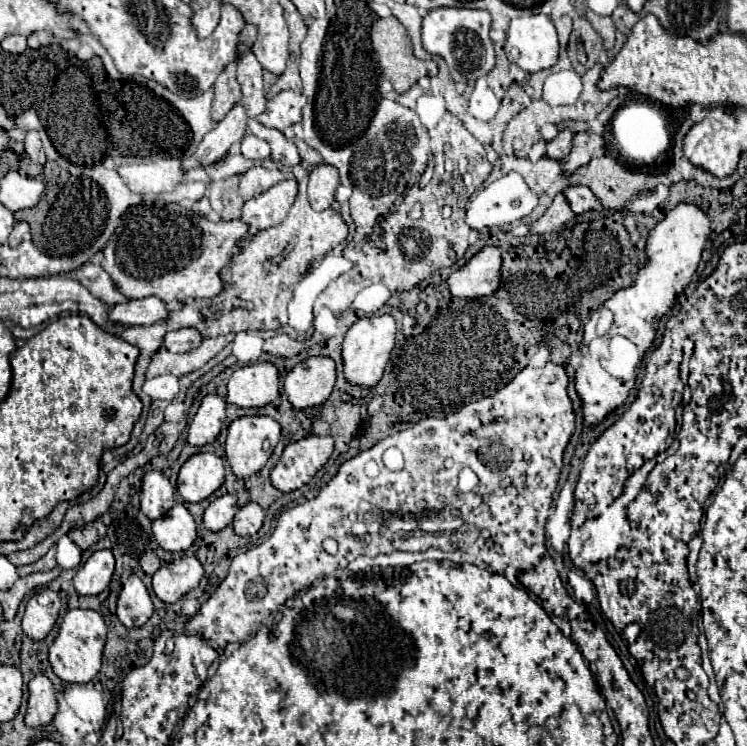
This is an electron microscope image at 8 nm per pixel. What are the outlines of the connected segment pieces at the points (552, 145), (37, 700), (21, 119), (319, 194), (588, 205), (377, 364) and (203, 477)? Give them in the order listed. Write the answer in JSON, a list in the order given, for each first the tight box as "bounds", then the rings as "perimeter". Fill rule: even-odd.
[{"bounds":[547,129,575,159],"perimeter":[[[571,129],[559,131],[559,135],[547,143],[547,157],[565,159],[573,149],[573,137],[575,137],[575,133]]]},{"bounds":[25,675,57,727],"perimeter":[[[35,675],[29,681],[29,703],[25,713],[27,727],[47,725],[57,713],[57,699],[53,683],[45,675]]]},{"bounds":[15,109,43,131],"perimeter":[[[31,109],[31,111],[25,111],[25,113],[21,113],[17,119],[15,119],[15,125],[17,127],[21,127],[21,129],[25,129],[25,131],[31,131],[31,129],[41,129],[43,125],[41,125],[41,121],[39,121],[39,117],[37,117],[37,113]]]},{"bounds":[309,165,339,211],"perimeter":[[[315,165],[309,171],[309,203],[315,211],[323,211],[333,205],[335,199],[335,189],[339,185],[339,175],[333,165]]]},{"bounds":[563,185,599,213],"perimeter":[[[573,185],[573,187],[567,187],[563,191],[569,207],[575,211],[575,213],[585,213],[585,211],[591,211],[591,209],[599,209],[599,201],[597,197],[593,197],[591,189],[585,187],[585,185]]]},{"bounds":[343,315,395,387],"perimeter":[[[391,315],[361,317],[357,323],[353,323],[353,327],[347,331],[345,341],[343,341],[345,379],[359,387],[377,385],[383,375],[383,369],[389,361],[393,345],[395,345],[395,319]]]},{"bounds":[177,453,225,503],"perimeter":[[[215,453],[189,457],[177,477],[177,491],[183,501],[199,503],[213,495],[225,481],[225,463]]]}]

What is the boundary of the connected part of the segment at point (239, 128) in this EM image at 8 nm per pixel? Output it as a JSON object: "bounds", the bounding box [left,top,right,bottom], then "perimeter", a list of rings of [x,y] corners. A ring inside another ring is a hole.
{"bounds":[183,103,247,171],"perimeter":[[[237,103],[225,115],[225,119],[219,121],[217,127],[203,137],[199,149],[189,159],[183,161],[183,169],[189,171],[195,167],[207,167],[211,163],[217,163],[227,155],[233,143],[241,141],[245,131],[247,131],[247,109],[241,103]]]}

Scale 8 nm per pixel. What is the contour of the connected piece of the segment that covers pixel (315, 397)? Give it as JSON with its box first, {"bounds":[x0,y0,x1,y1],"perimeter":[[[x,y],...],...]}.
{"bounds":[283,357,335,409],"perimeter":[[[307,357],[285,377],[283,389],[293,407],[305,409],[327,401],[335,387],[335,361],[331,357]]]}

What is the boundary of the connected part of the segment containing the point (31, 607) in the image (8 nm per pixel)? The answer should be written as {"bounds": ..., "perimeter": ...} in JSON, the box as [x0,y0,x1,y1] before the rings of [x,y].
{"bounds":[23,587,61,641],"perimeter":[[[43,587],[41,591],[37,591],[25,607],[23,615],[25,635],[29,635],[33,641],[45,639],[59,617],[59,609],[61,609],[61,599],[53,589]]]}

